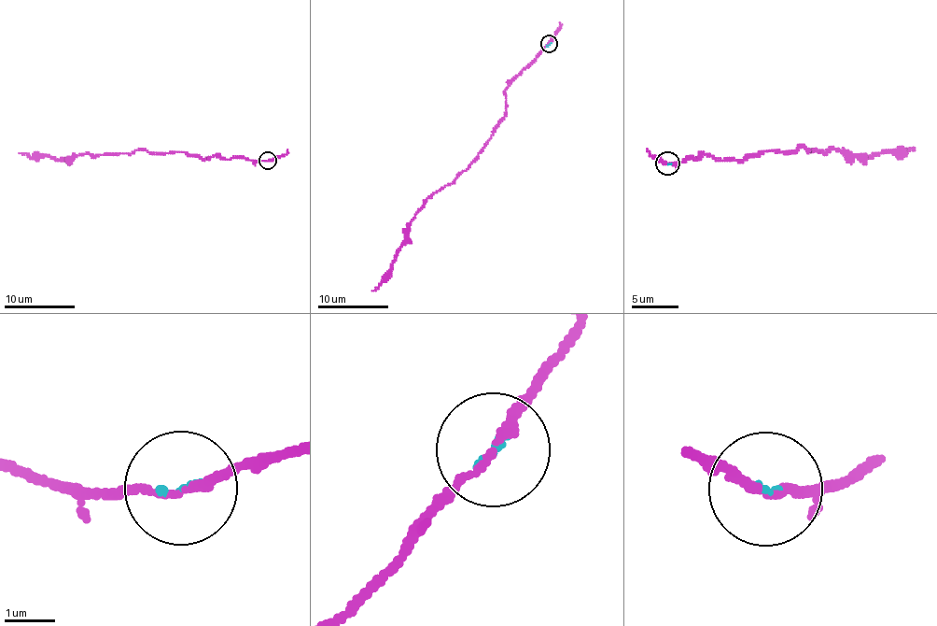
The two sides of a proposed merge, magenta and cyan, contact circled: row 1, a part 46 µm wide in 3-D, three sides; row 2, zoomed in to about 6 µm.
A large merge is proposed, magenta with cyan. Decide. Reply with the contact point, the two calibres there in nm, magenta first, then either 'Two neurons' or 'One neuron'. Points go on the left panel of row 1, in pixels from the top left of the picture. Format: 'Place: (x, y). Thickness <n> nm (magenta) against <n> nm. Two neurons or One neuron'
Place: (268, 161). Thickness 160 nm (magenta) against 90 nm. Two neurons

